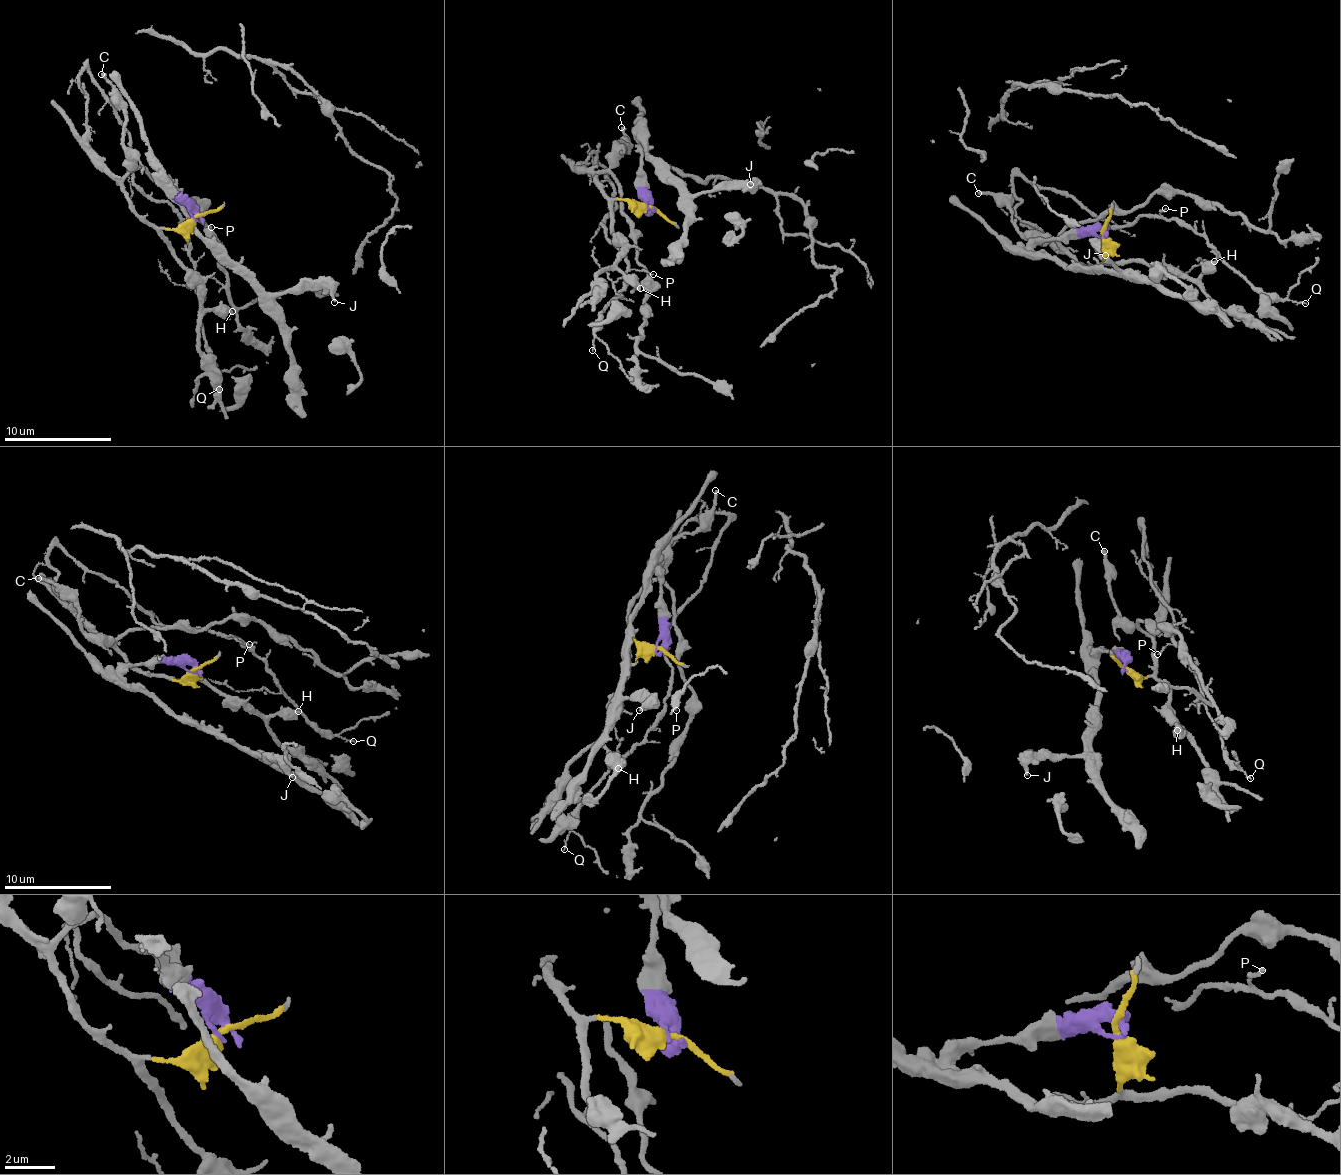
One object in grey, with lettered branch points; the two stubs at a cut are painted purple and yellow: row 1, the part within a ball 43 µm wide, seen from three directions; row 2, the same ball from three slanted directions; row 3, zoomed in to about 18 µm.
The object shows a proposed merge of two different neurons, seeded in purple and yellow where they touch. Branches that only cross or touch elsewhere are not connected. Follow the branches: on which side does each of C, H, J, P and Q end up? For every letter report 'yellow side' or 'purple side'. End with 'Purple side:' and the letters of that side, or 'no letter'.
C: yellow side
H: yellow side
J: purple side
P: yellow side
Q: yellow side
Purple side: J

